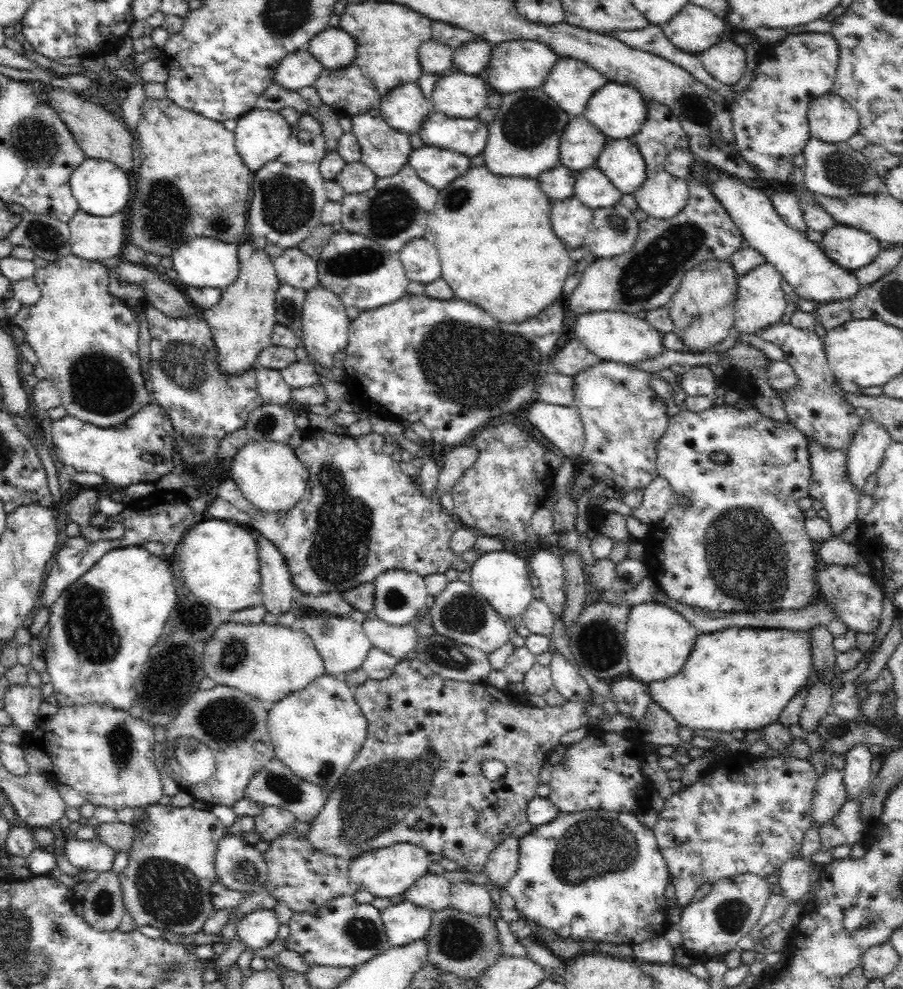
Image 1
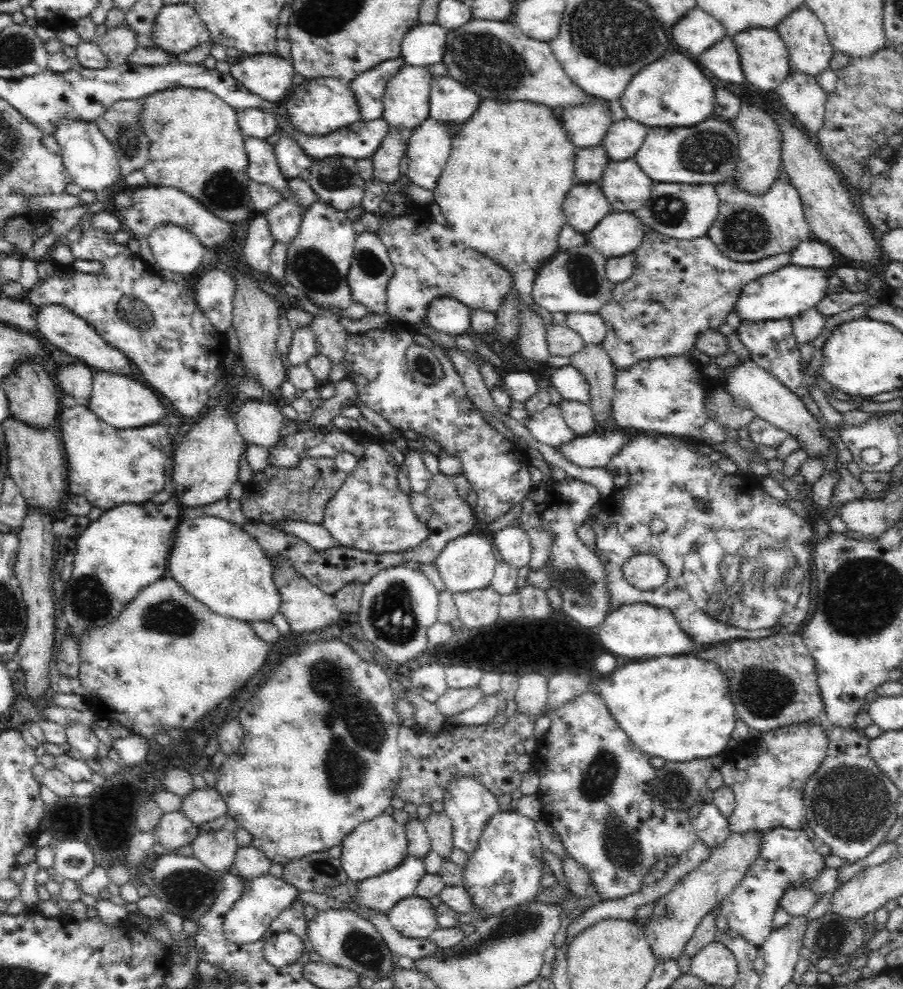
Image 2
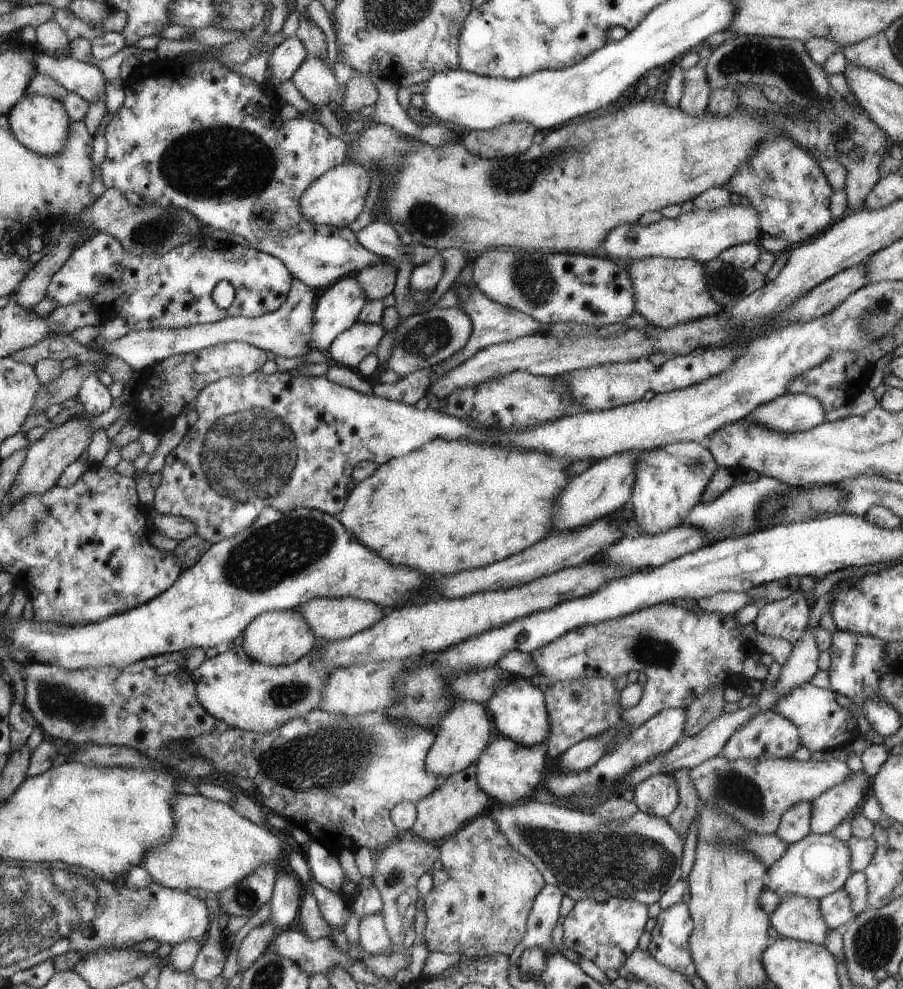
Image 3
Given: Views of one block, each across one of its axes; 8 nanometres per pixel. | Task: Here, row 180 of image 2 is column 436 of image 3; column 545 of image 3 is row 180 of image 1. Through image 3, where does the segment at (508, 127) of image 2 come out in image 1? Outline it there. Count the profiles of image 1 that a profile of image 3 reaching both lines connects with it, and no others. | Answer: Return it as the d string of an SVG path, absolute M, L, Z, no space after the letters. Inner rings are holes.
M486 166L468 170L440 192L434 210L428 214L424 238L432 242L440 256L442 278L454 290L454 300L470 302L502 324L522 324L536 318L562 296L572 260L562 240L552 230L552 200L540 192L532 178L504 178L490 174Z

